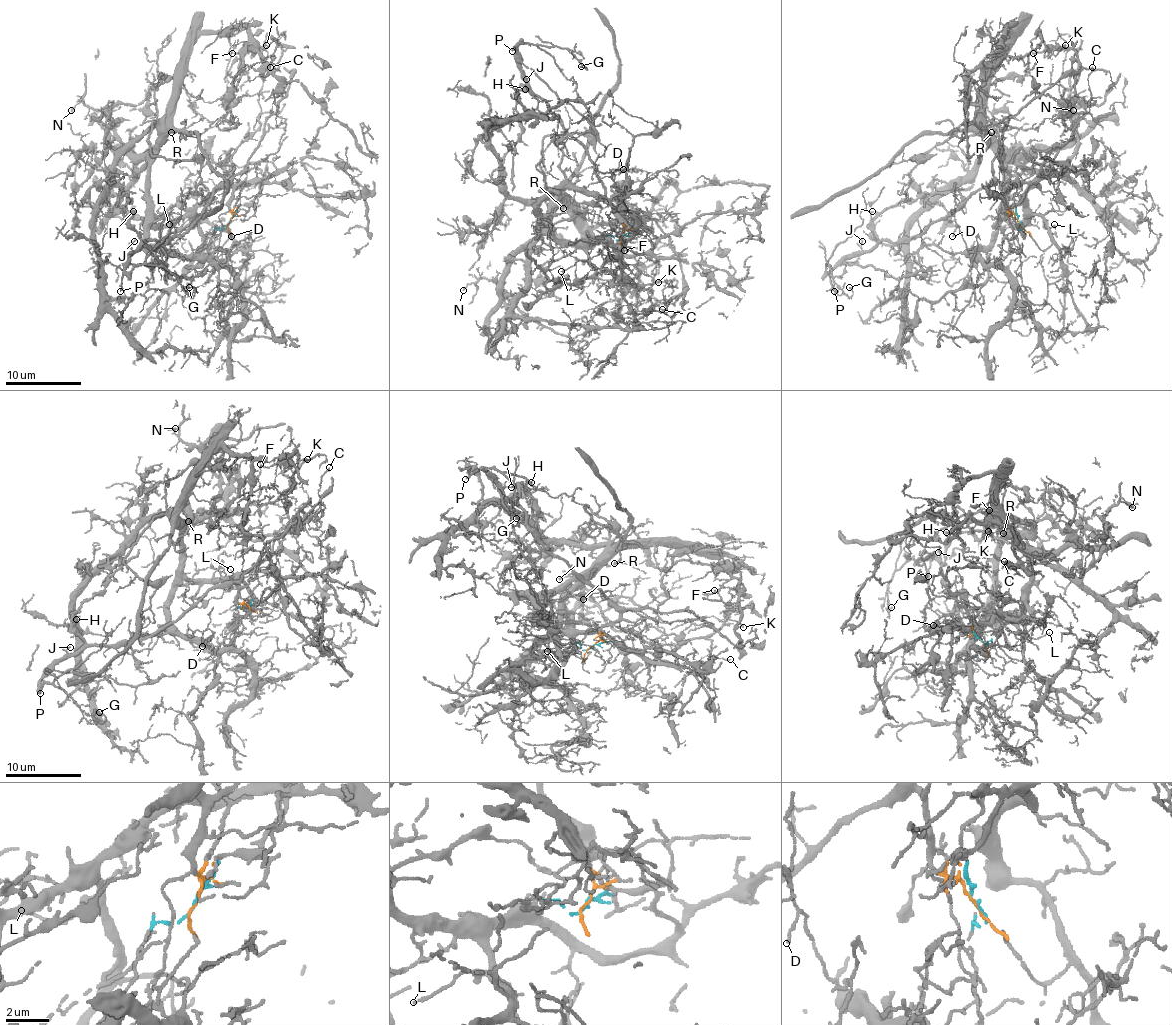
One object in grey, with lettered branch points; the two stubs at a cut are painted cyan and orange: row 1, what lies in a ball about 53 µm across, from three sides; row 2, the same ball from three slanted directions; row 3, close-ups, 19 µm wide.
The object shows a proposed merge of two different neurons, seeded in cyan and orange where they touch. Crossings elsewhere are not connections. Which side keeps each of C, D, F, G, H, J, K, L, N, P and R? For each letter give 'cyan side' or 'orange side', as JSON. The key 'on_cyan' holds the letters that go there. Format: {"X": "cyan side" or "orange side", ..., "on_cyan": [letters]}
{"C": "cyan side", "D": "cyan side", "F": "cyan side", "G": "orange side", "H": "orange side", "J": "orange side", "K": "cyan side", "L": "cyan side", "N": "cyan side", "P": "orange side", "R": "cyan side", "on_cyan": ["C", "D", "F", "K", "L", "N", "R"]}

